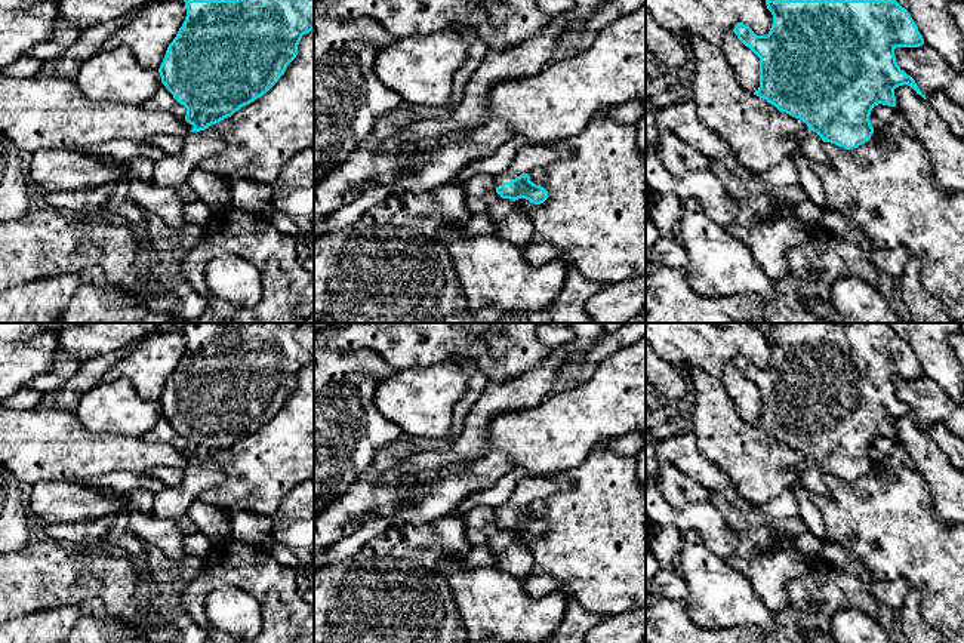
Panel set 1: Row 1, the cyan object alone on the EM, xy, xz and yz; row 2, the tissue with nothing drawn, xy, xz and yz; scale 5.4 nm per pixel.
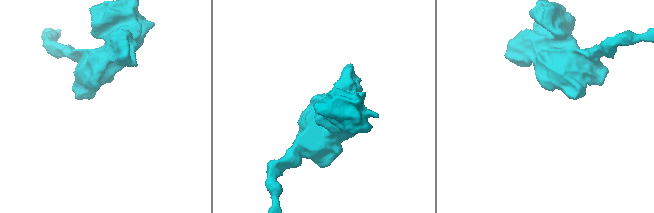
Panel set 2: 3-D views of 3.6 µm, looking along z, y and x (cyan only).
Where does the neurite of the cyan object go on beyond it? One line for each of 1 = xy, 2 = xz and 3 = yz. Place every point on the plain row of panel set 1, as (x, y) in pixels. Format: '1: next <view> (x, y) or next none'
1: next xy (172, 502)
2: next xz (535, 488)
3: next yz (773, 326)

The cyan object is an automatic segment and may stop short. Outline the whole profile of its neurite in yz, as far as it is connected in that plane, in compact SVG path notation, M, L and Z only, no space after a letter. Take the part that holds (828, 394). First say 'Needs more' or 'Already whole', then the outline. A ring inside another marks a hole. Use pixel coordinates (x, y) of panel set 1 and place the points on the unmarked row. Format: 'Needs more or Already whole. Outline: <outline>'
Needs more. Outline: M770 323L766 338L773 347L767 367L757 367L743 354L737 354L733 364L760 390L760 419L754 427L807 456L798 464L798 480L807 492L828 496L826 474L846 482L868 474L874 465L872 440L878 436L896 439L896 419L908 416L927 431L894 388L896 379L920 379L924 370L911 345L887 323Z

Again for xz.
Needs more. Outline: M530 476L520 479L514 493L499 507L495 507L496 524L512 533L526 530L540 536L548 530L548 523L530 513L529 505L548 498L557 489L549 476Z

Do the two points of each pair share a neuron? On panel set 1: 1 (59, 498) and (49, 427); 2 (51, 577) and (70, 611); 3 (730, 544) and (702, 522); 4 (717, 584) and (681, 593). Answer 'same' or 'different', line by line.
1: different
2: different
3: same
4: different

